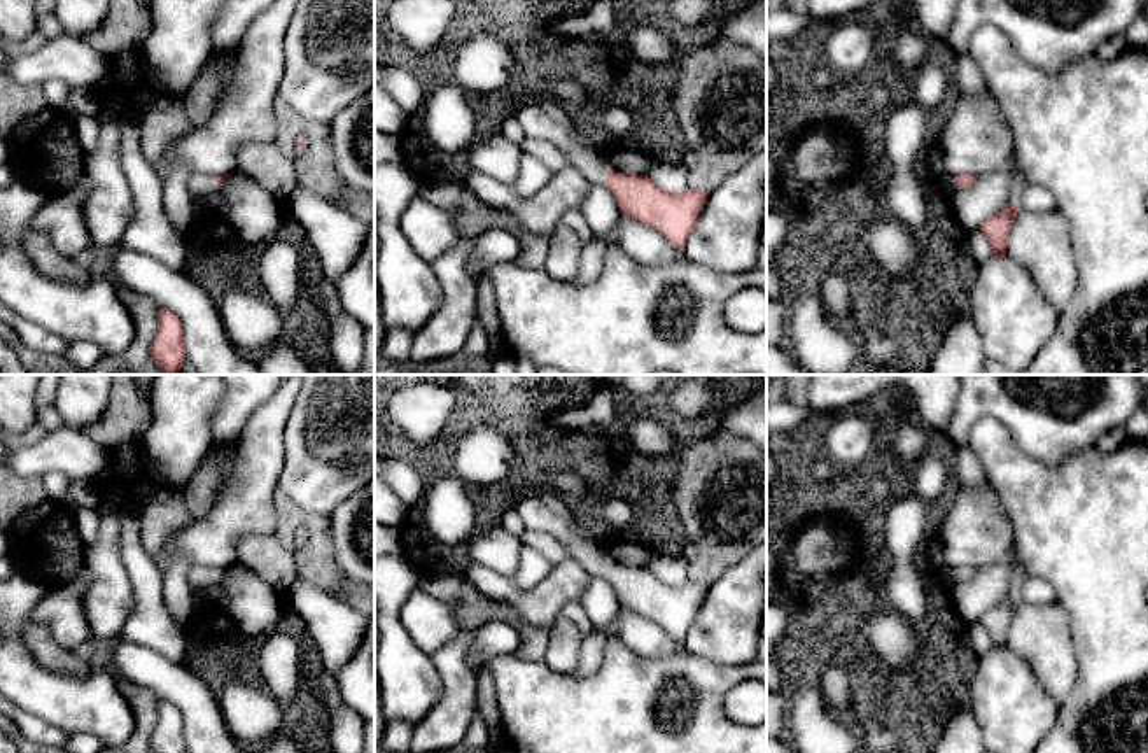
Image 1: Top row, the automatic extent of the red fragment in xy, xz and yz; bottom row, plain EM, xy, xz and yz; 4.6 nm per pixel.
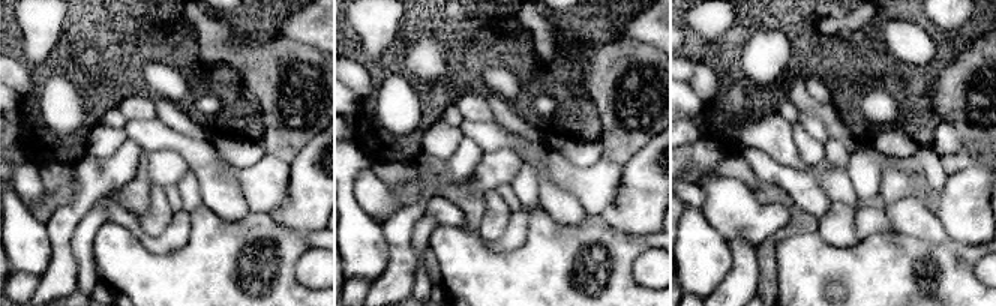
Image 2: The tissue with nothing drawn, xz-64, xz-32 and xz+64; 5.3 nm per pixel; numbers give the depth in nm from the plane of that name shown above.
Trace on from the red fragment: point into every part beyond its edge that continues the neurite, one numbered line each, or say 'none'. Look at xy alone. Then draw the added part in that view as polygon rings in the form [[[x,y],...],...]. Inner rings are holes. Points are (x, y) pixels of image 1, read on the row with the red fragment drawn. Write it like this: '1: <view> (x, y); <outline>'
1: xy (200, 182); [[[194,172],[189,177],[189,191],[191,191],[192,198],[222,191],[222,186],[217,184],[217,177],[219,175],[212,175],[206,172]]]

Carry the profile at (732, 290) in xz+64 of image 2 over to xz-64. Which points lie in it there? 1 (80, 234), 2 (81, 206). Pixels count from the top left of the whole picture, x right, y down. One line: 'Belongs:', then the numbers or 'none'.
Belongs: 2

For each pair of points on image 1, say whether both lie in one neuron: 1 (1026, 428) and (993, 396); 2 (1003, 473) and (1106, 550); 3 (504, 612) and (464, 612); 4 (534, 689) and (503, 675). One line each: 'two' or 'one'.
1: one
2: one
3: one
4: one

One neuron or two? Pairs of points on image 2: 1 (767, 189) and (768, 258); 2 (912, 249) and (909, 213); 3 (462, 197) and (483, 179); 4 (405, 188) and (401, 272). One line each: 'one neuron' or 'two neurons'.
1: one neuron
2: two neurons
3: two neurons
4: two neurons

